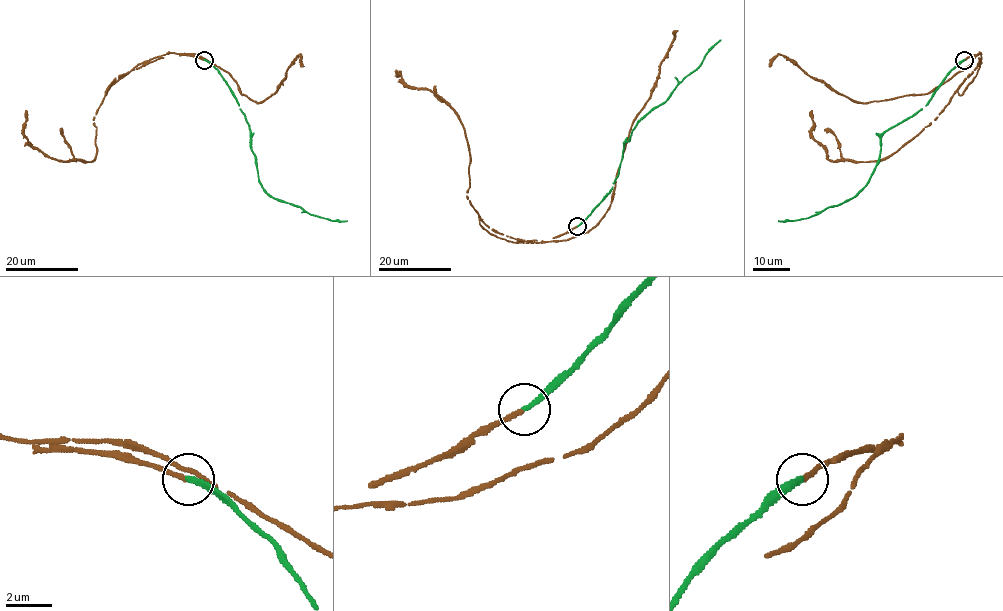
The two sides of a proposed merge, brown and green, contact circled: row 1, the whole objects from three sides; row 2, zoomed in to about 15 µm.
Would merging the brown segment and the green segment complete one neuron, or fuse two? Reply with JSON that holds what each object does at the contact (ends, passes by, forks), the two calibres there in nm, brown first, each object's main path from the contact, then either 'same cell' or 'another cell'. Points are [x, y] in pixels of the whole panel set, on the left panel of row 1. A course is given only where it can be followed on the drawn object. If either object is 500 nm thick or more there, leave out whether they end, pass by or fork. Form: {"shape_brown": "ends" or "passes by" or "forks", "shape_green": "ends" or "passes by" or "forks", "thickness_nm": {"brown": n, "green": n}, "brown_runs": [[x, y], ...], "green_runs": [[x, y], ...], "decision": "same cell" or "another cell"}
{"shape_brown": "ends", "shape_green": "ends", "thickness_nm": {"brown": 200, "green": 220}, "brown_runs": [[204, 59], [164, 54], [116, 80], [93, 119], [92, 161], [57, 160], [35, 149], [24, 134], [25, 110]], "green_runs": [[204, 59], [222, 76], [245, 115], [261, 187], [272, 197], [300, 207], [310, 214], [331, 220], [347, 220]], "decision": "same cell"}

